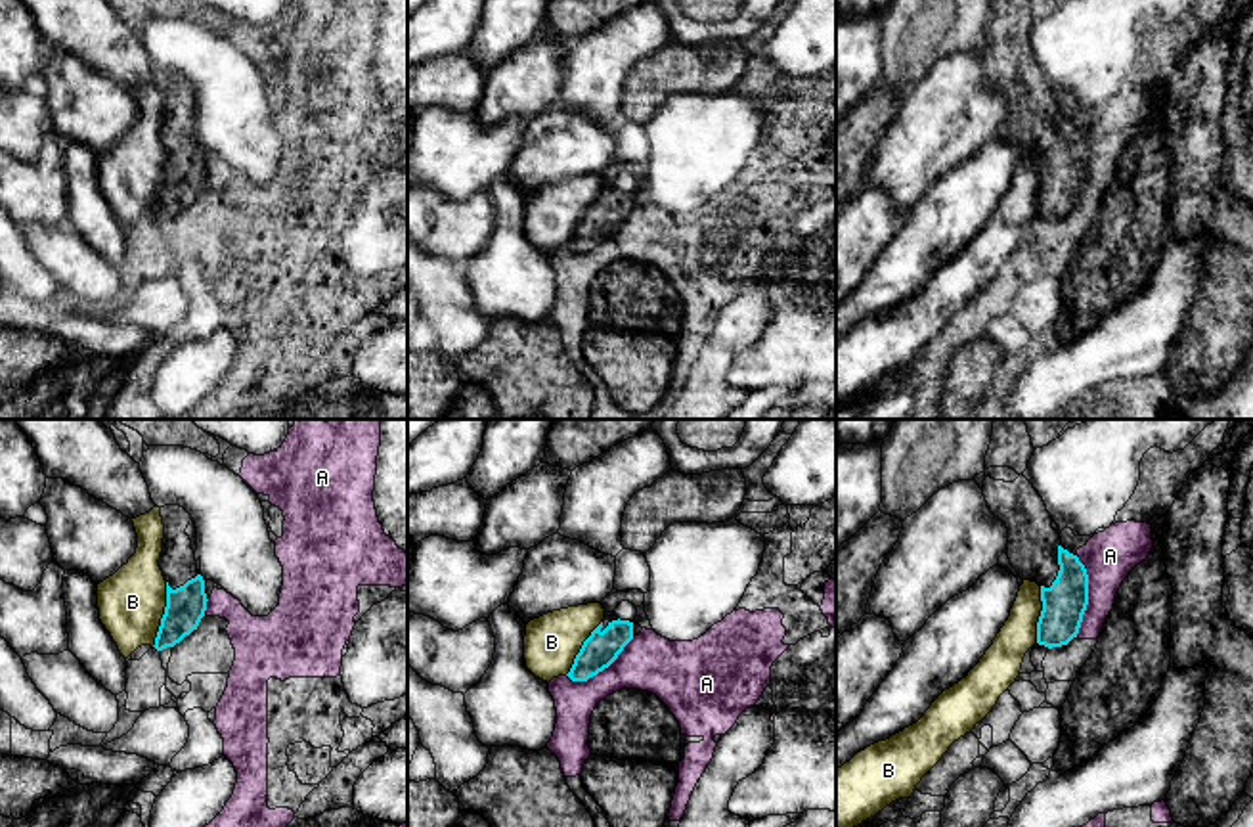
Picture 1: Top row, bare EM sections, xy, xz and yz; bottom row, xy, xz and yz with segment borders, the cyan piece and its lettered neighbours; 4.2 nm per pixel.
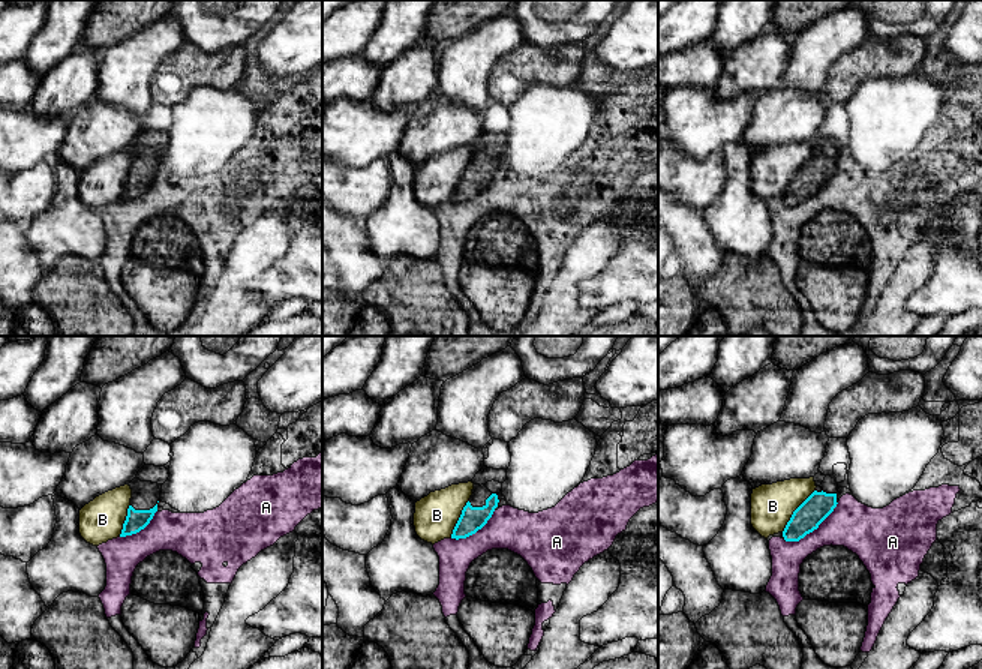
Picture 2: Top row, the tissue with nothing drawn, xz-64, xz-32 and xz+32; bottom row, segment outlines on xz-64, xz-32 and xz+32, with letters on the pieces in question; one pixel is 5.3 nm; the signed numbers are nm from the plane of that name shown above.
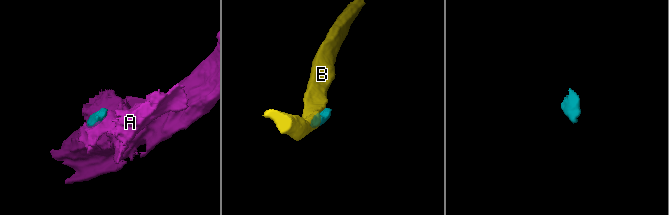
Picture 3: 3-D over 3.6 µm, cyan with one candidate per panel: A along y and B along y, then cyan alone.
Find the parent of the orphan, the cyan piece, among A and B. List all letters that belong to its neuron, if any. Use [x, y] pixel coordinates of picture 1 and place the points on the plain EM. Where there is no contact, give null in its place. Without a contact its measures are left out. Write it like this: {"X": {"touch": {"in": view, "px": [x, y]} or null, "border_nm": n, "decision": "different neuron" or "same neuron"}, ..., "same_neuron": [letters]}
{"A": {"touch": {"in": "yz", "px": [1087, 167]}, "border_nm": 360, "decision": "different neuron"}, "B": {"touch": {"in": "xy", "px": [163, 186]}, "border_nm": 280, "decision": "different neuron"}, "same_neuron": []}

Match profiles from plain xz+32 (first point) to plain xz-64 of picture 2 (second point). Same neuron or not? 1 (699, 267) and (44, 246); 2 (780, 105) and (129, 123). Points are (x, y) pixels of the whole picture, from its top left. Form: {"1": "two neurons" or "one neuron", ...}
{"1": "two neurons", "2": "one neuron"}

